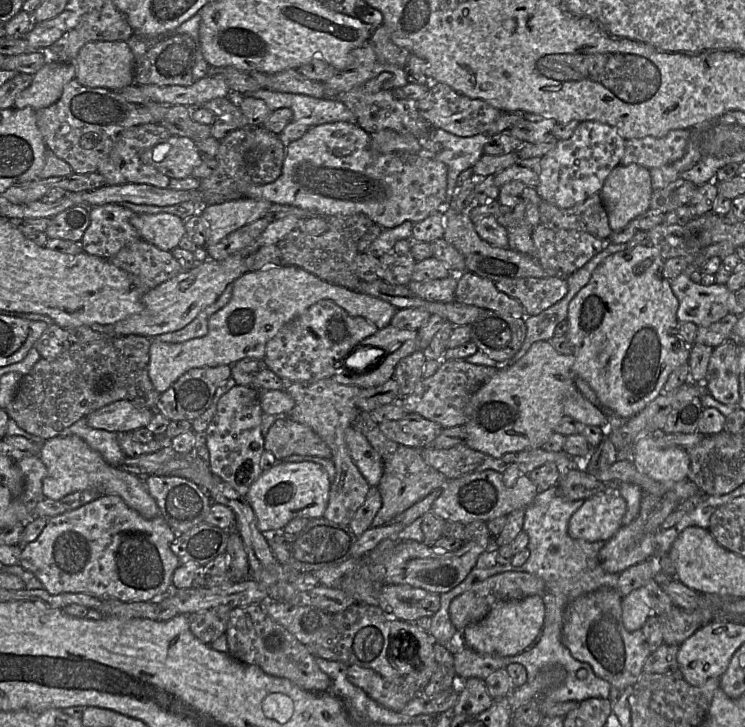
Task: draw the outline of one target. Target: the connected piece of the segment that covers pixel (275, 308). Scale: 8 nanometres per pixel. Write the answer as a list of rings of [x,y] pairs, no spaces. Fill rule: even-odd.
[[[269,266],[248,271],[233,282],[229,302],[210,316],[205,336],[181,343],[151,341],[149,378],[161,394],[192,368],[232,366],[246,357],[263,361],[266,343],[285,324],[323,299],[332,300],[350,316],[363,317],[378,329],[388,326],[397,311],[387,301],[331,284],[296,266]]]

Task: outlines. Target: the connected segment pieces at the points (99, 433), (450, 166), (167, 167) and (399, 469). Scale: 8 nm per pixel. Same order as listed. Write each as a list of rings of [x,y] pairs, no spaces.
[[[85,417],[63,429],[58,436],[70,435],[80,437],[90,448],[99,452],[108,464],[114,467],[118,467],[126,457],[118,444],[117,433],[92,428],[87,424]]]
[[[432,128],[430,131],[430,136],[426,136],[425,138],[429,137],[441,145],[441,151],[434,155],[434,159],[444,163],[447,166],[448,173],[446,192],[448,204],[456,192],[456,181],[459,174],[468,168],[472,168],[472,166],[483,155],[483,148],[488,142],[488,135],[478,134],[471,137],[461,137],[439,128]]]
[[[176,135],[143,150],[140,159],[170,179],[191,176],[193,169],[202,161],[196,144],[190,138]]]
[[[356,408],[353,412],[351,426],[368,439],[383,461],[384,471],[377,485],[382,498],[382,506],[373,519],[372,527],[382,526],[393,521],[397,515],[431,492],[442,489],[449,481],[444,474],[425,462],[420,452],[421,448],[407,447],[387,439],[380,431],[378,423],[370,417],[370,412]]]

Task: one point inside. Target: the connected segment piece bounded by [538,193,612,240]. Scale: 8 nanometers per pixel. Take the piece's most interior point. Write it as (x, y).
(590, 216)

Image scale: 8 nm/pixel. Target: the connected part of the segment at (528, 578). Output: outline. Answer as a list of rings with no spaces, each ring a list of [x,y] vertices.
[[[526,572],[500,573],[473,585],[468,591],[456,597],[449,608],[450,620],[456,630],[462,632],[468,625],[484,619],[499,602],[520,600],[533,595],[543,598],[545,591],[545,582],[535,575]]]

